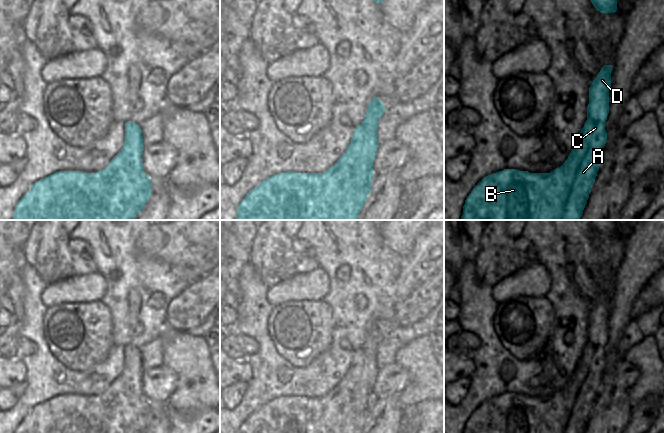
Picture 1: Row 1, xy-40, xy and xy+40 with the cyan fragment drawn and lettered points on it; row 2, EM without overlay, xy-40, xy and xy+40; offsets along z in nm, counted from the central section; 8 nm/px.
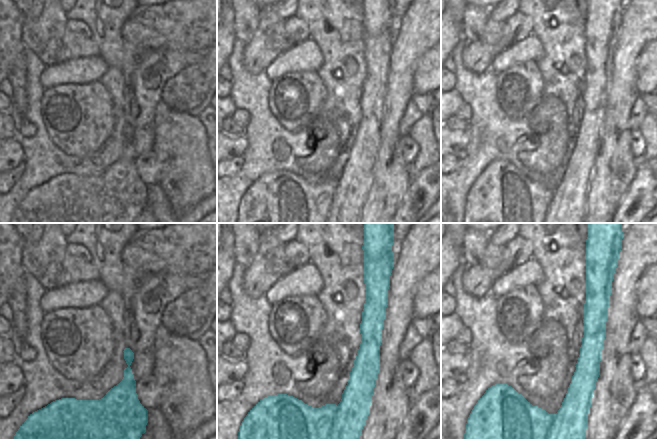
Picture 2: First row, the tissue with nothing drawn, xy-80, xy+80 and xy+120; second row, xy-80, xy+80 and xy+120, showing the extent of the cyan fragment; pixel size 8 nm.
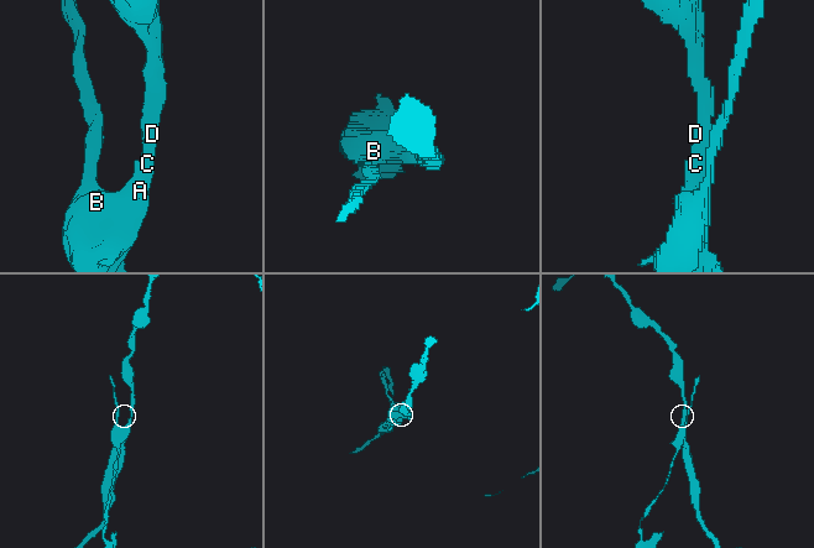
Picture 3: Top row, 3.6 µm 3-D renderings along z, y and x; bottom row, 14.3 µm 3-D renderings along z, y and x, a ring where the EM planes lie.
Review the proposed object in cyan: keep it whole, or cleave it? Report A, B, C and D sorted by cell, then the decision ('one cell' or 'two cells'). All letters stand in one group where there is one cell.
groups A C D / B; two cells

